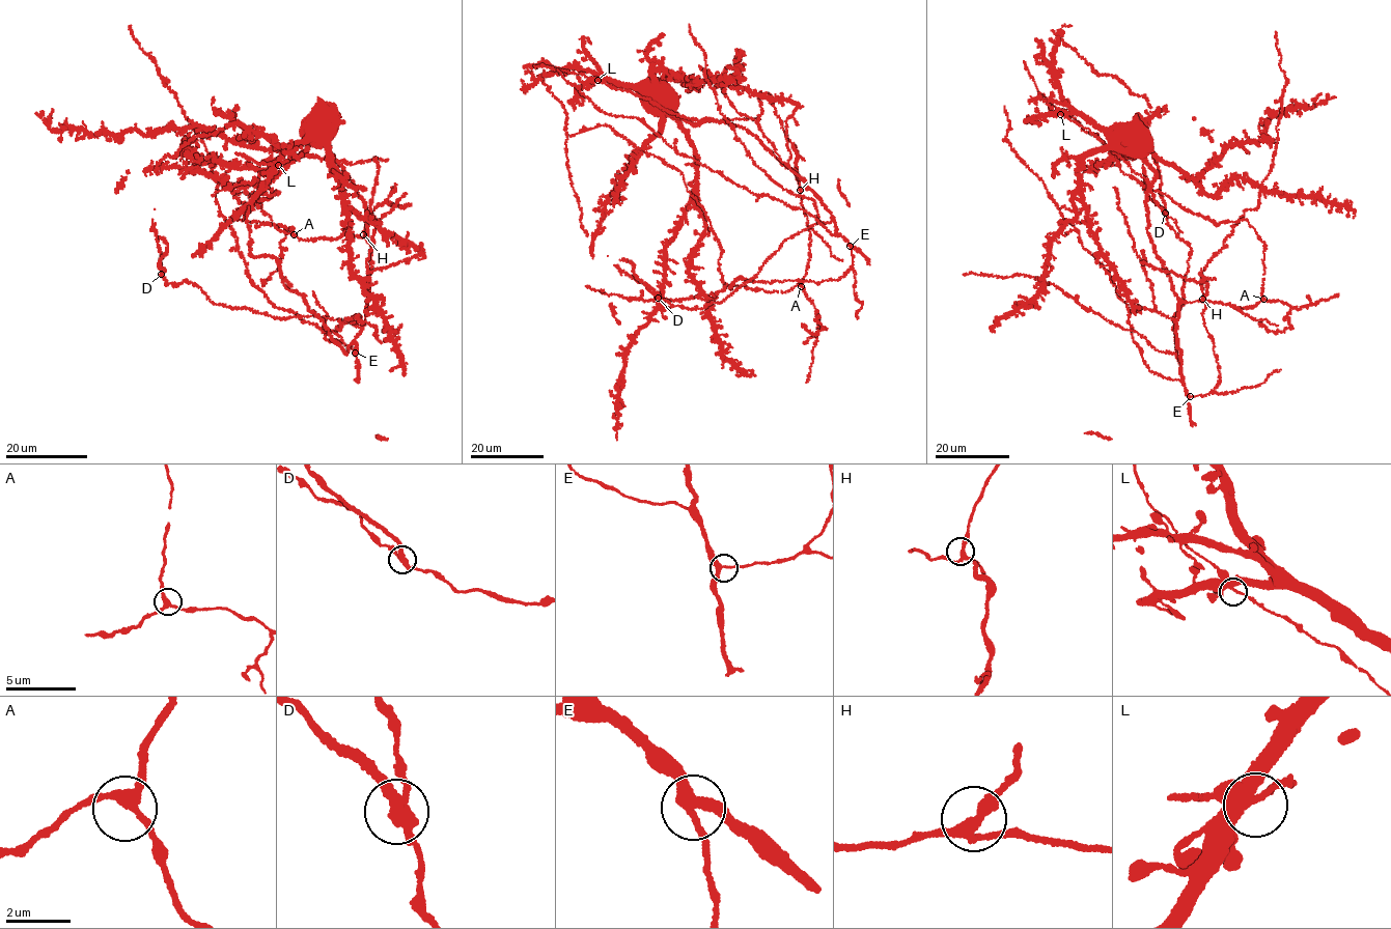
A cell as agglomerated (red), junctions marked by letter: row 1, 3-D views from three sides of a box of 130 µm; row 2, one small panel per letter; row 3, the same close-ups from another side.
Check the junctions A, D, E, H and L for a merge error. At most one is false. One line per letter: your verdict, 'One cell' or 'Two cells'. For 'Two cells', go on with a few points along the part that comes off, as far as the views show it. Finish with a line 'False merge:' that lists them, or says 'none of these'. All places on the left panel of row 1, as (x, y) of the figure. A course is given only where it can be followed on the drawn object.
A: One cell
D: Two cells. Course of the part to remove: (161, 274), (164, 270), (159, 263), (167, 243), (159, 236)
E: One cell
H: One cell
L: One cell
False merge: D

